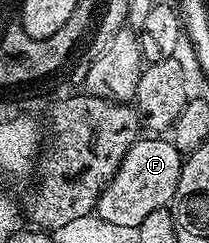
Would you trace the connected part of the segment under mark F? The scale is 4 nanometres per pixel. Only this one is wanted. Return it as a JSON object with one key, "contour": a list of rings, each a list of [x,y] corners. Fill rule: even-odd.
{"contour":[[[142,136],[134,142],[132,148],[128,150],[116,176],[104,188],[104,192],[98,201],[96,214],[111,224],[120,224],[137,227],[144,220],[144,216],[149,216],[151,212],[167,209],[174,201],[176,184],[182,175],[182,164],[184,155],[182,151],[174,147],[174,143],[166,136]]]}

